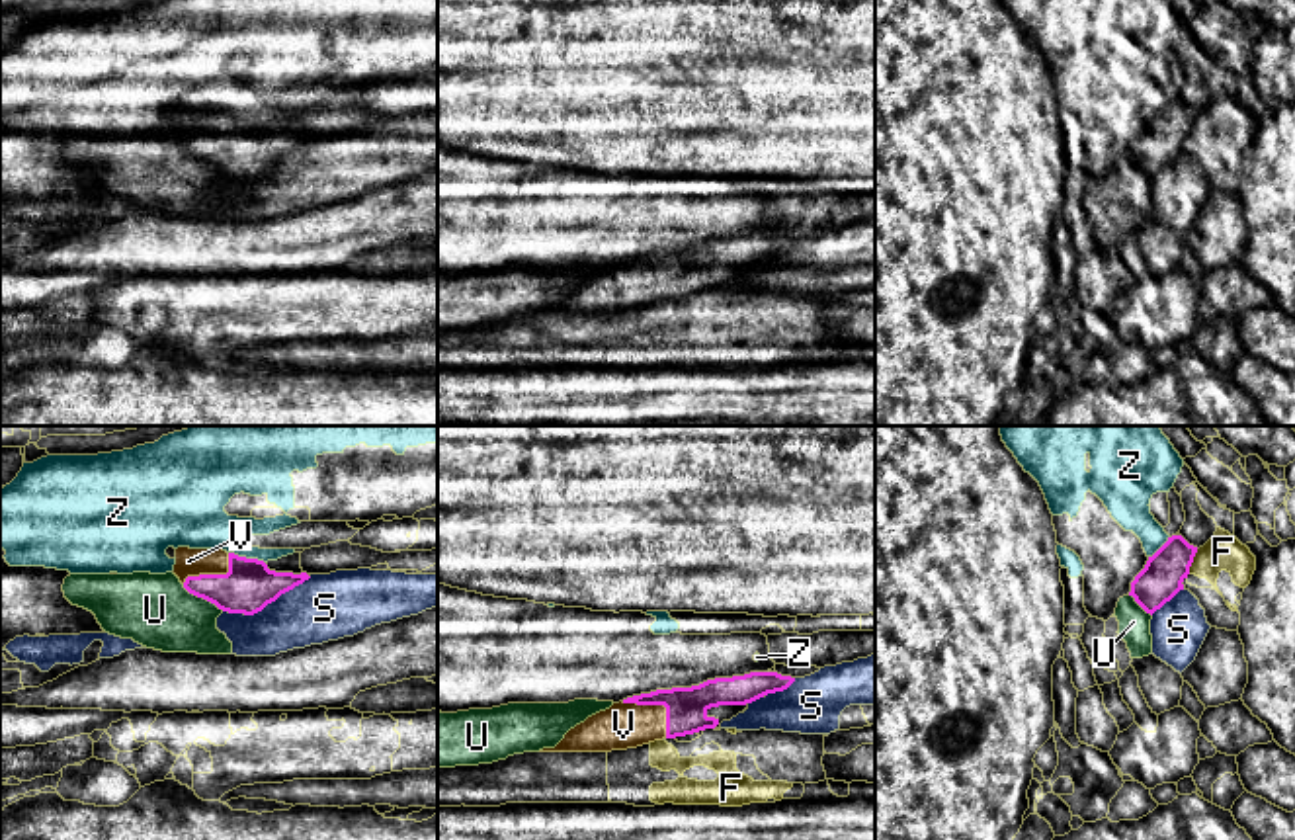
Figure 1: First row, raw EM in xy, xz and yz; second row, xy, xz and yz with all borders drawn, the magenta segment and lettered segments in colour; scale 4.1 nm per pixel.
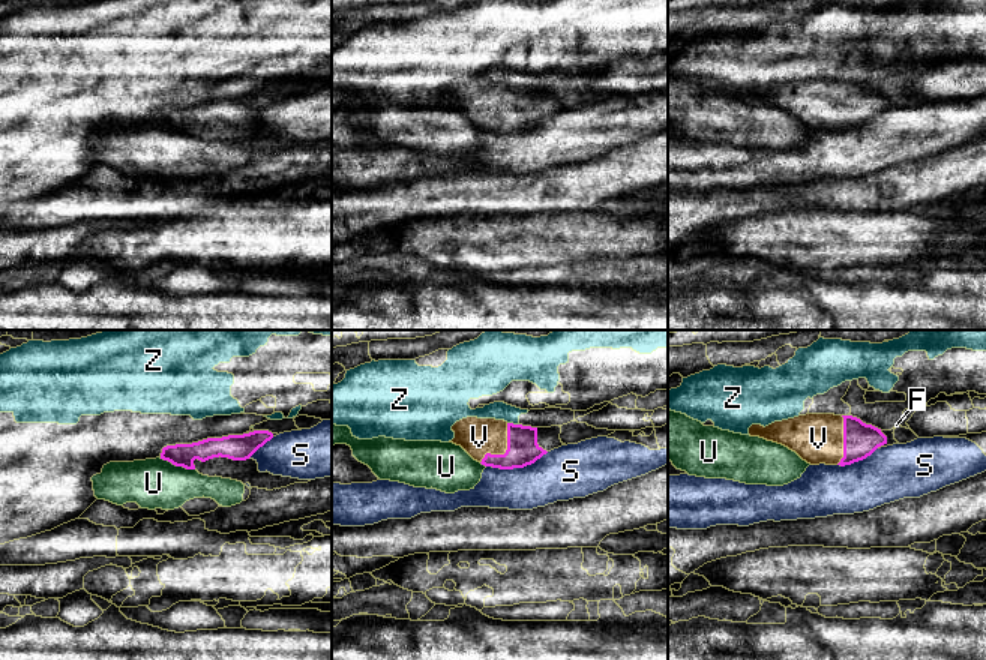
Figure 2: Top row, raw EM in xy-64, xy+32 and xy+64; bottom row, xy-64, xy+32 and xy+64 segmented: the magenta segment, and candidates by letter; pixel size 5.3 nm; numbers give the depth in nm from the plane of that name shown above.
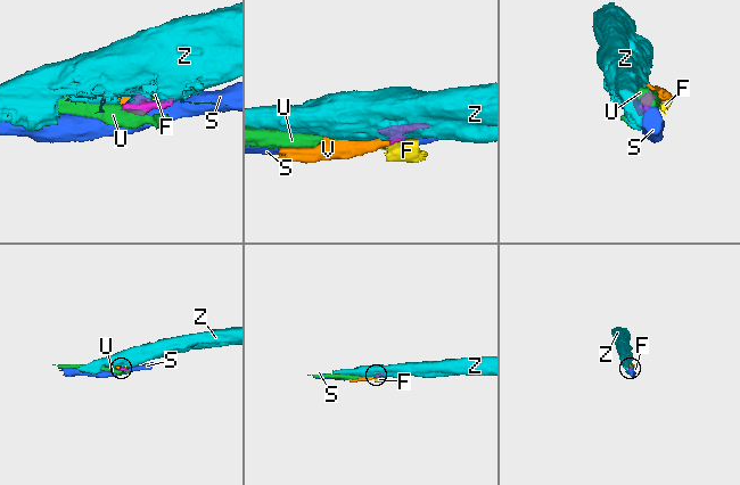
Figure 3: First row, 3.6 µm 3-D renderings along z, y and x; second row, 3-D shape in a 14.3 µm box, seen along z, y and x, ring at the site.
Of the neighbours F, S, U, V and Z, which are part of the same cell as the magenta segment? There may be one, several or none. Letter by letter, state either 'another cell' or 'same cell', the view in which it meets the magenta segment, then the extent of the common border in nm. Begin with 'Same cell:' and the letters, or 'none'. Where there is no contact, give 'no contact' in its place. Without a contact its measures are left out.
Same cell: V
F: another cell; contact in yz; length 110 nm
S: another cell; contact in xy; length 400 nm
U: another cell; contact in xy; length 200 nm
V: same cell; contact in xz; length 240 nm
Z: another cell; contact in xy; length 160 nm

